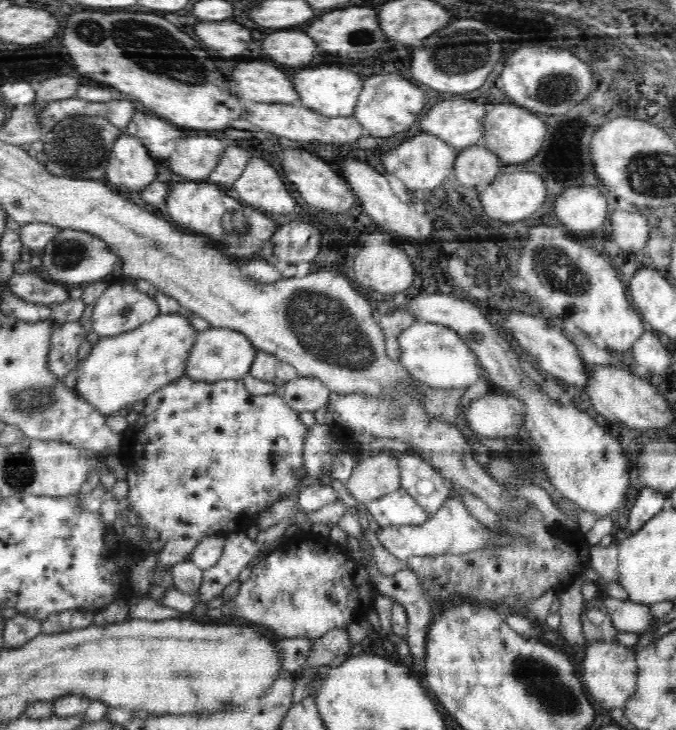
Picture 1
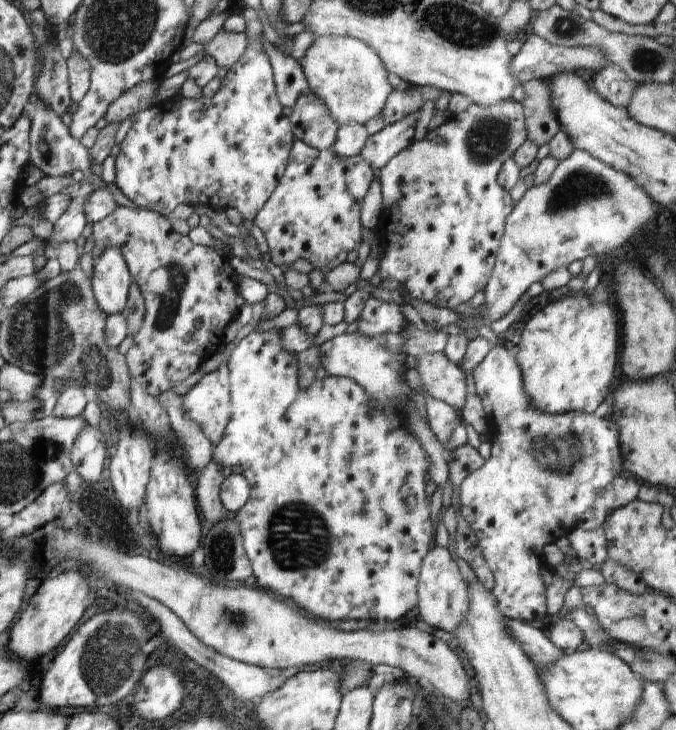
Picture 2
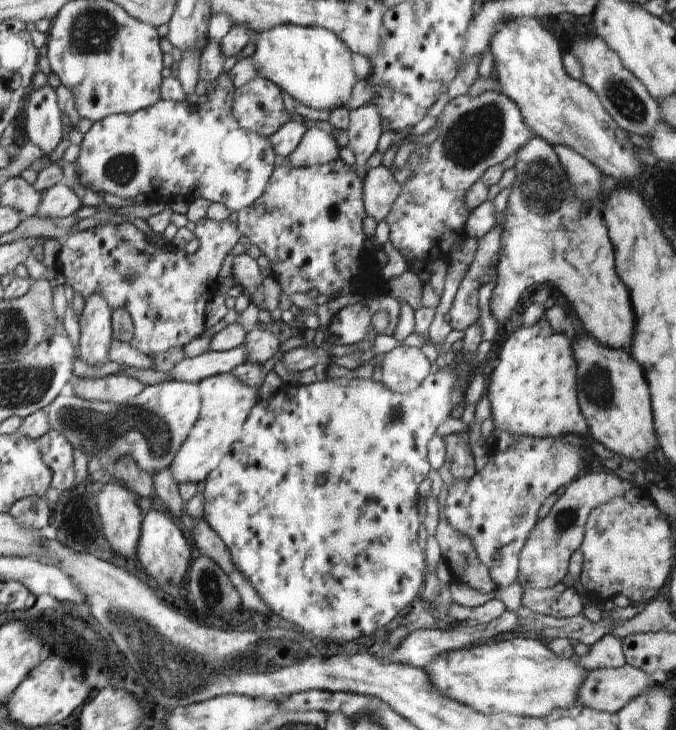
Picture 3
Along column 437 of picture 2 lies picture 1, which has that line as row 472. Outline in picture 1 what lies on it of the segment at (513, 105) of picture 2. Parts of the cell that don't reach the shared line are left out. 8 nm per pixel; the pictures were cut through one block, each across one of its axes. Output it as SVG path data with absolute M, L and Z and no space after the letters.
M184 376L174 380L171 384L152 392L145 402L145 408L134 424L129 426L128 430L136 430L136 446L140 448L140 454L136 454L130 460L130 466L127 466L126 482L128 483L128 505L132 510L138 512L139 524L136 526L142 528L142 539L148 538L150 541L149 553L154 553L157 557L156 569L168 569L178 562L182 562L191 554L200 540L212 534L238 534L244 533L244 528L254 524L254 518L264 511L268 506L282 497L288 497L289 494L306 477L307 470L303 463L304 439L308 434L309 428L300 421L298 414L290 409L290 406L284 401L283 397L276 394L267 396L252 396L248 393L242 379L238 380L218 380L218 382L198 382Z

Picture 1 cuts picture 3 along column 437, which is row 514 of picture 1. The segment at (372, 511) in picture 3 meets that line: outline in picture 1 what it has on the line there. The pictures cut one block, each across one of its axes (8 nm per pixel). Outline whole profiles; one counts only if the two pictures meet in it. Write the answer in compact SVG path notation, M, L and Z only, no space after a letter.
M402 487L366 506L379 526L420 526L431 517Z

